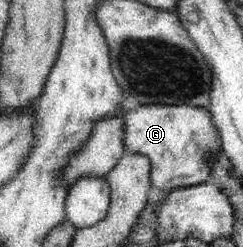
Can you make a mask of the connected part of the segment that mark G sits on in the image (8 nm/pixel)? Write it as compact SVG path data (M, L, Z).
M139 105L135 109L125 112L122 119L122 149L127 155L141 155L149 160L151 187L171 191L200 185L210 180L211 167L217 159L217 153L222 151L222 141L215 124L213 124L208 106Z

